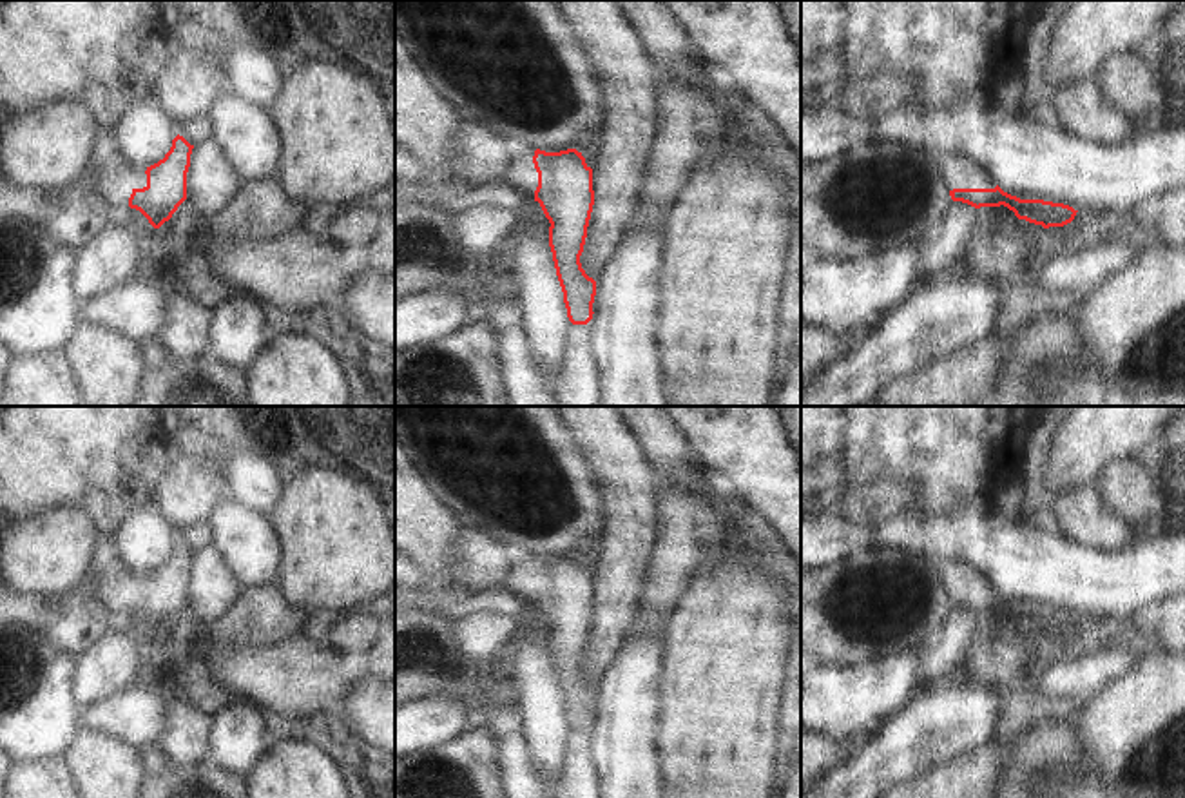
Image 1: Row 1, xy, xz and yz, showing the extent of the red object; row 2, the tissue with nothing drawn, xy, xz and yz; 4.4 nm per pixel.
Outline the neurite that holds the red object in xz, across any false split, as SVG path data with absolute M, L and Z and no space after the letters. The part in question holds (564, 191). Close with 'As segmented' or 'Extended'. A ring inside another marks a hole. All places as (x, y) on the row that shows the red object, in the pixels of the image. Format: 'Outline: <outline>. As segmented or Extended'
Outline: M524 149L509 156L502 180L540 203L549 219L549 247L573 325L592 319L596 281L580 263L594 205L592 169L576 149Z. Extended.

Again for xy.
Outline: M98 131L87 172L94 190L109 205L129 205L140 210L154 229L159 229L187 200L187 172L192 149L194 145L178 134L165 158L147 167L147 185L130 189L129 160L120 152L114 132Z. Extended.

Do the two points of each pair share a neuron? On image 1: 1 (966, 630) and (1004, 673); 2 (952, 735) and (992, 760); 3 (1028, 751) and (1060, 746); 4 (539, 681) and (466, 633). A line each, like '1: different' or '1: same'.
1: different
2: different
3: same
4: different

